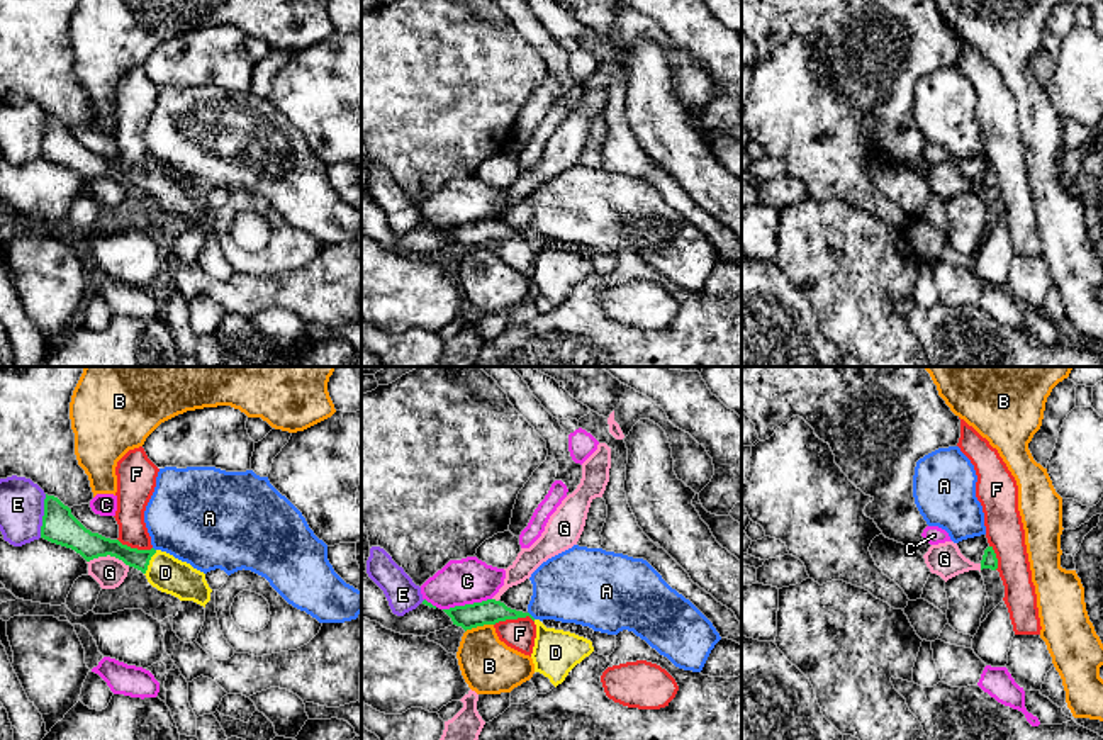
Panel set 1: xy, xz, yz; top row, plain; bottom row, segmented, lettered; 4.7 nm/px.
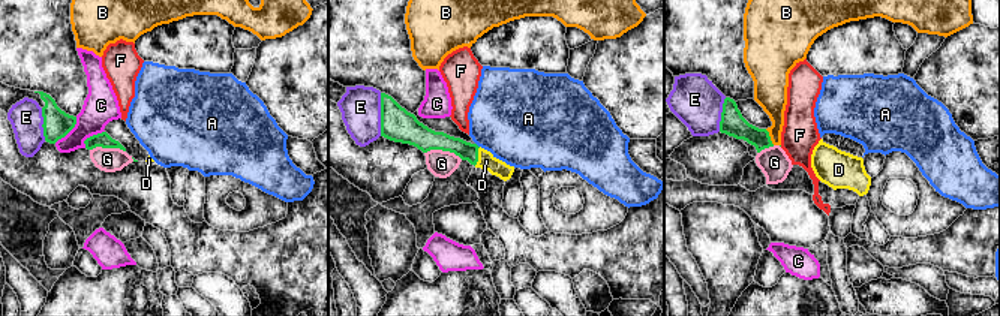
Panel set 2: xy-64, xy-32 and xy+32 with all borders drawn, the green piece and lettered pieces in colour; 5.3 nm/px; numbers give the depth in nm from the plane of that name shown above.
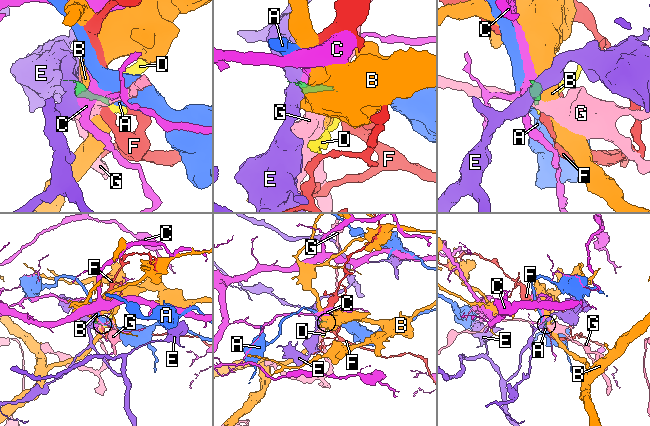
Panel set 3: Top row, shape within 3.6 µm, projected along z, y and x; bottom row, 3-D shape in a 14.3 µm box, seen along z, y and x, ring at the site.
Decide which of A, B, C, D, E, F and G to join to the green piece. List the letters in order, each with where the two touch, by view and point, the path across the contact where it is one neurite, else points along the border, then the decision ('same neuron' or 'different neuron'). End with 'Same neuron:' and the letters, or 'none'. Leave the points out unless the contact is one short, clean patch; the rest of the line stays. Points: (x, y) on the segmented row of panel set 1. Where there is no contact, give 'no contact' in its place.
A: contact xz (530, 615); border xz (528, 611), (535, 618); different neuron
B: contact xz (479, 625); border xz (492, 623), (472, 627), (465, 632); different neuron
C: contact xz (467, 605); border xz (491, 598), (443, 610); different neuron
D: contact xy (148, 562); way xy (99, 545), (114, 547), (148, 562), (165, 572); same neuron
E: contact xy (43, 516); border xy (46, 494), (39, 537); different neuron
F: contact xz (513, 618); border xz (533, 620), (528, 616), (506, 618), (494, 625); different neuron
G: contact xy (109, 554); border xy (87, 560), (114, 555), (129, 566); different neuron
Same neuron: D

